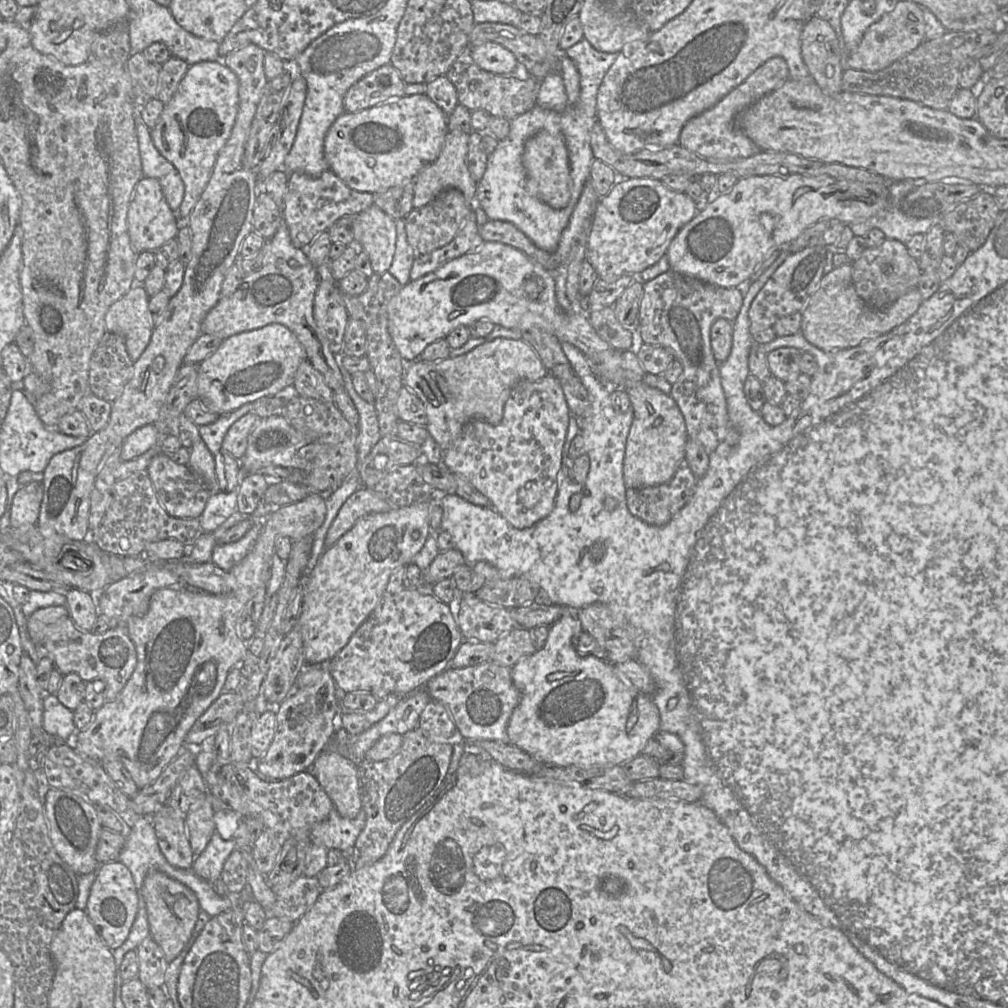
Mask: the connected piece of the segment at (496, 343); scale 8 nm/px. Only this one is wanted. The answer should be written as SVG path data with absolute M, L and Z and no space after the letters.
M498 337L455 358L448 357L437 362L426 362L419 358L408 363L405 366L403 385L423 402L426 408L428 433L440 448L446 451L453 446L462 428L469 421L482 420L491 425L498 425L503 417L505 403L515 386L521 381L538 381L548 373L535 351L524 340Z

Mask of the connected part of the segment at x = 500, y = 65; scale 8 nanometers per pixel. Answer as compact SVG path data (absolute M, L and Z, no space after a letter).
M486 42L471 47L475 63L483 70L497 75L512 75L519 70L515 55L504 46Z

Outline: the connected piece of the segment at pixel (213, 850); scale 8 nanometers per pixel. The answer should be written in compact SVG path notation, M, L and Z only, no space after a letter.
M215 831L205 850L194 857L192 870L200 878L214 882L221 877L225 861L236 848L235 839L224 840Z

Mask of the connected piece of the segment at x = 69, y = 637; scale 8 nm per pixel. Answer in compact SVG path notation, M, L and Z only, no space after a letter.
M69 616L44 628L43 655L52 659L63 676L76 673L85 682L104 681L108 701L119 695L137 665L136 649L125 625L110 628L102 634L93 634L77 628Z

